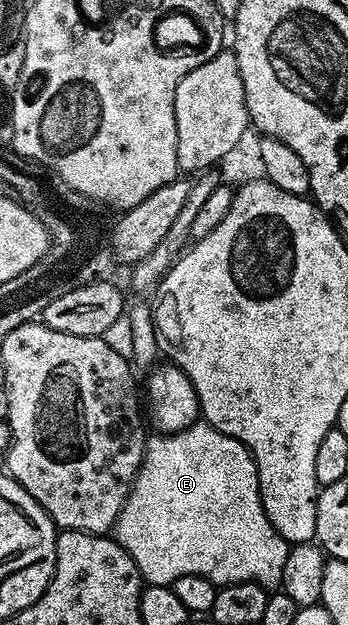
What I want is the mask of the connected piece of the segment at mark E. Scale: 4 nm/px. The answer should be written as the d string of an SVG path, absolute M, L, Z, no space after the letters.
M203 419L197 420L195 424L177 433L157 432L153 436L149 436L144 442L144 458L140 464L140 470L134 479L130 495L118 515L114 530L114 539L128 552L130 559L134 559L140 576L144 578L145 582L150 585L167 585L170 587L175 581L182 579L182 575L202 575L218 587L230 583L246 583L247 581L253 581L265 587L279 586L282 579L282 567L286 567L286 555L290 545L289 542L282 539L282 535L278 535L278 531L272 526L266 515L260 494L256 460L252 457L252 452L238 439L218 431Z

